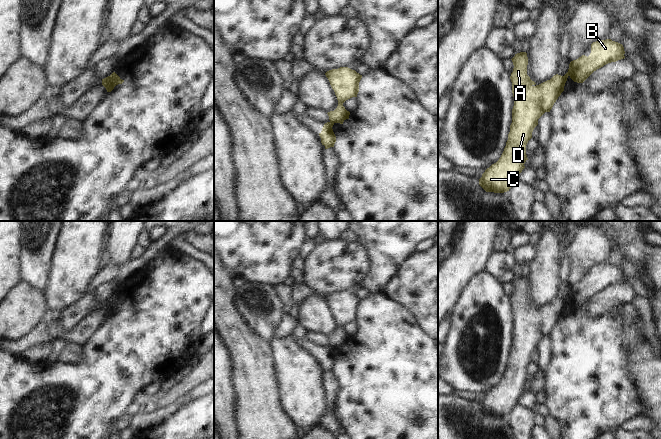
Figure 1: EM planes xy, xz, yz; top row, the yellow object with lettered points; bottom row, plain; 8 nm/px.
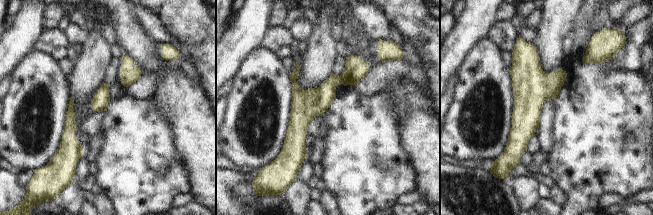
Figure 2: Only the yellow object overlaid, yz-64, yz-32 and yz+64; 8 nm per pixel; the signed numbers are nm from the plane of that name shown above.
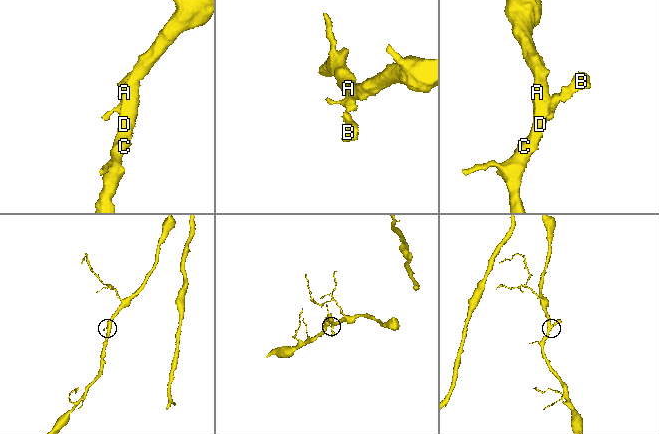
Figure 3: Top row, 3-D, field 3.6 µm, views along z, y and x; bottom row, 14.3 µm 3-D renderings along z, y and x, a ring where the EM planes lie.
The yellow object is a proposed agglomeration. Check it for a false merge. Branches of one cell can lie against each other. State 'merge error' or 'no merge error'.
merge error

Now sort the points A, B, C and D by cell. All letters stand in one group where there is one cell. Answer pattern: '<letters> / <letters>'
A C D / B

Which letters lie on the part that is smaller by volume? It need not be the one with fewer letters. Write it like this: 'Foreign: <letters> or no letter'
Foreign: B

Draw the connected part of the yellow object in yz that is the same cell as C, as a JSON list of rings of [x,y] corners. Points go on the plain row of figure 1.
[[[526,276],[515,278],[511,284],[514,289],[510,300],[514,321],[512,347],[501,381],[479,403],[479,409],[486,416],[507,416],[518,405],[528,384],[526,369],[538,349],[538,343],[545,336],[550,336],[565,310],[563,300],[558,298],[539,309],[532,305],[527,299]]]

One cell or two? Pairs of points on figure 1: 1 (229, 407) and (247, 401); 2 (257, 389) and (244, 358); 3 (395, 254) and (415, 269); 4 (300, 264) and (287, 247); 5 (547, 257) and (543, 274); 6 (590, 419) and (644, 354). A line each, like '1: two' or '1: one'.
1: two
2: one
3: two
4: two
5: one
6: two

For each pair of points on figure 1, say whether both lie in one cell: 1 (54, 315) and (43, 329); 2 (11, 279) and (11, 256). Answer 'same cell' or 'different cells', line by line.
1: same cell
2: same cell

